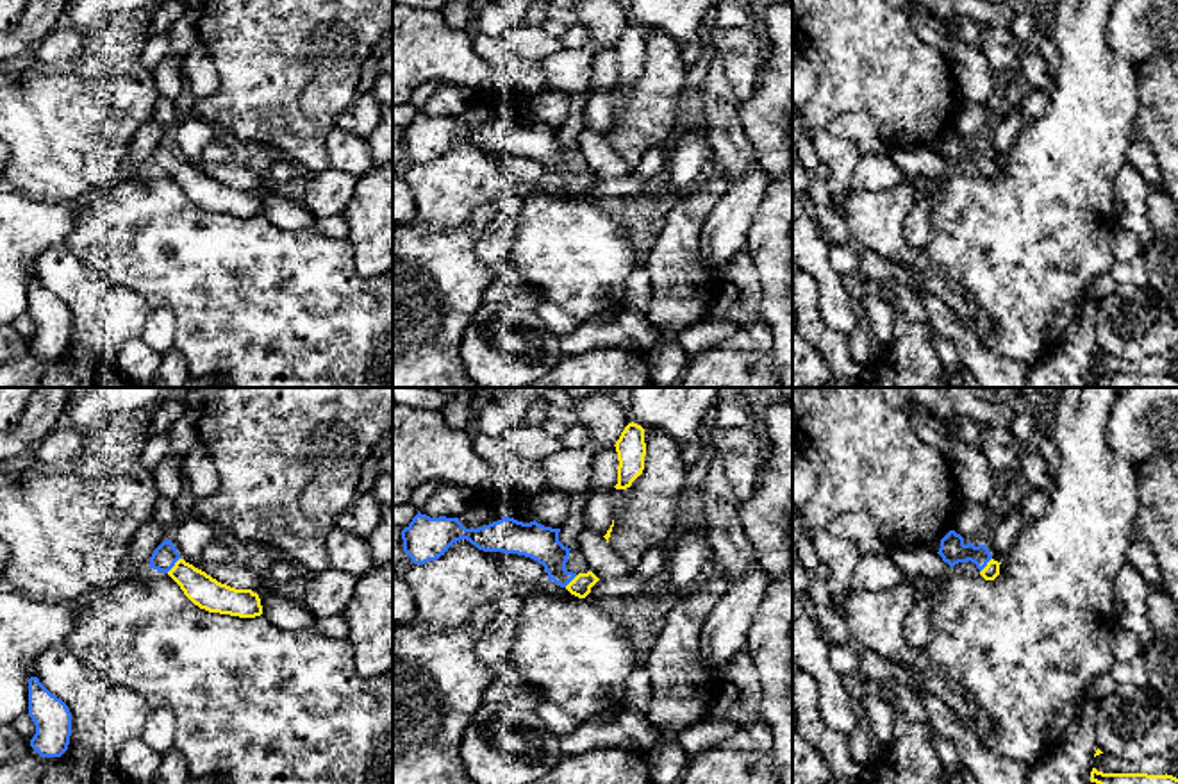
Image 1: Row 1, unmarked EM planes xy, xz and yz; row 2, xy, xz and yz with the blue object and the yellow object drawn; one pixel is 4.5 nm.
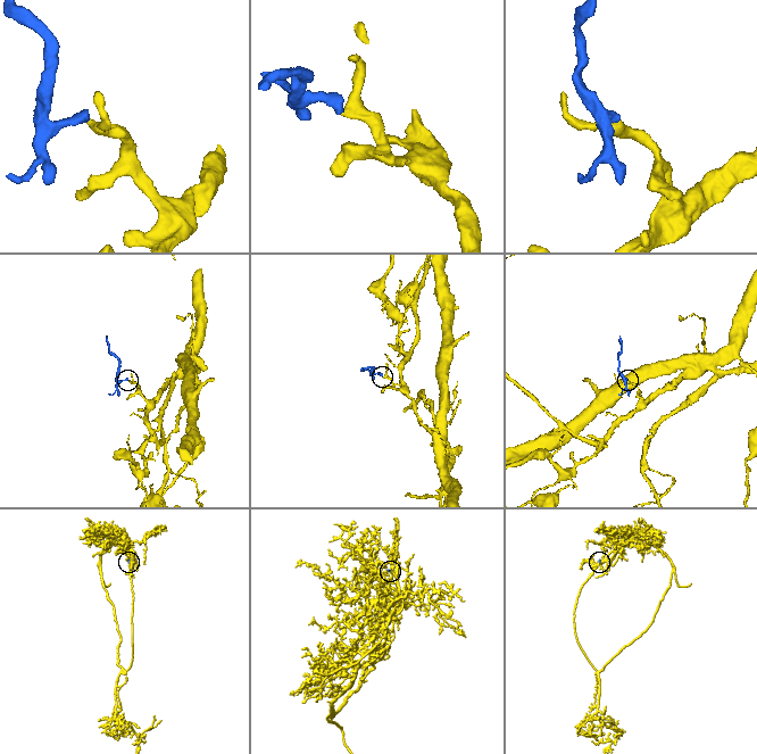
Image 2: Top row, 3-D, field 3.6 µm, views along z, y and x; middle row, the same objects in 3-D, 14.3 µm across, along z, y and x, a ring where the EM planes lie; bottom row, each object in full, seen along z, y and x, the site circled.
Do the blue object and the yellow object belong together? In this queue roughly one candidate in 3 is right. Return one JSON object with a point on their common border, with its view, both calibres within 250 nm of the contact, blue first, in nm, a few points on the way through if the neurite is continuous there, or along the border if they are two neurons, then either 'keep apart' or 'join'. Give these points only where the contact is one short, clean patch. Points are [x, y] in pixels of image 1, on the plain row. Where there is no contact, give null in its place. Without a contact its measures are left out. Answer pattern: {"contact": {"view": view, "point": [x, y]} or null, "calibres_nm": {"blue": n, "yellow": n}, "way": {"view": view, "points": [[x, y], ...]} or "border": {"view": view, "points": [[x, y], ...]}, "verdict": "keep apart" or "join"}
{"contact": {"view": "xy", "point": [174, 165]}, "calibres_nm": {"blue": 110, "yellow": 150}, "way": {"view": "xy", "points": [[165, 156], [174, 165], [202, 190]]}, "verdict": "join"}

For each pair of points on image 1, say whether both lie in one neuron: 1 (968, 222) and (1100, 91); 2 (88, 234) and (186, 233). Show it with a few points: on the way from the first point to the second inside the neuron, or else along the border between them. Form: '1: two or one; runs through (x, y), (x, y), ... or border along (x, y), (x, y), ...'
1: one; runs through (1002, 197), (1073, 125)
2: one; runs through (113, 236), (129, 252), (147, 240), (161, 240)

